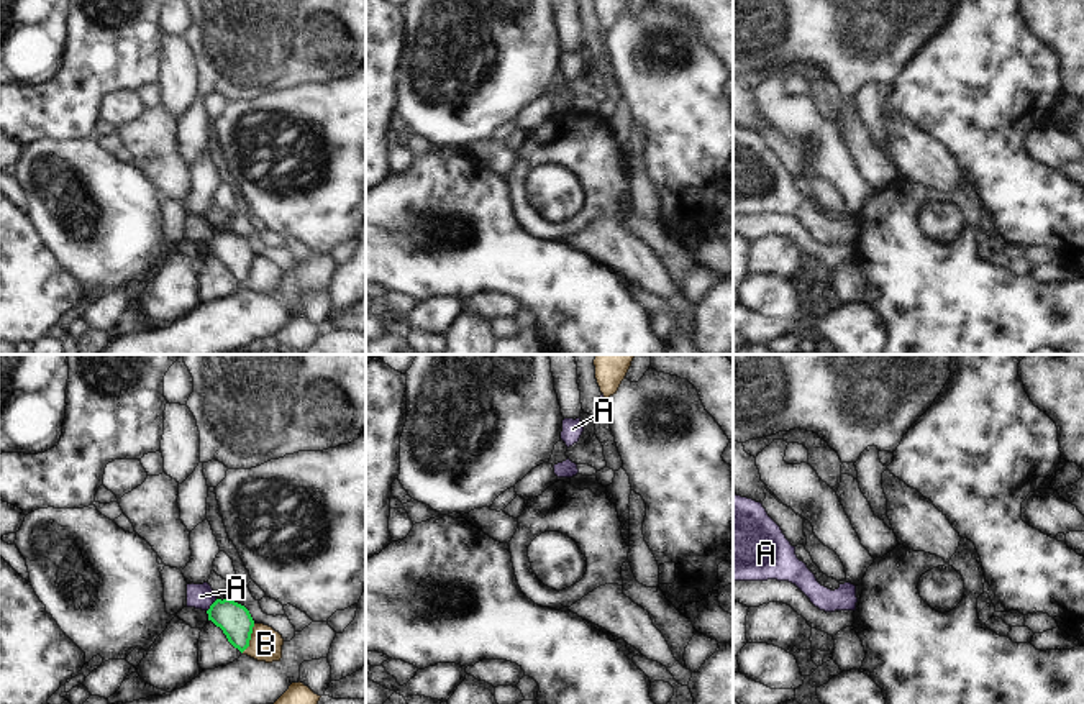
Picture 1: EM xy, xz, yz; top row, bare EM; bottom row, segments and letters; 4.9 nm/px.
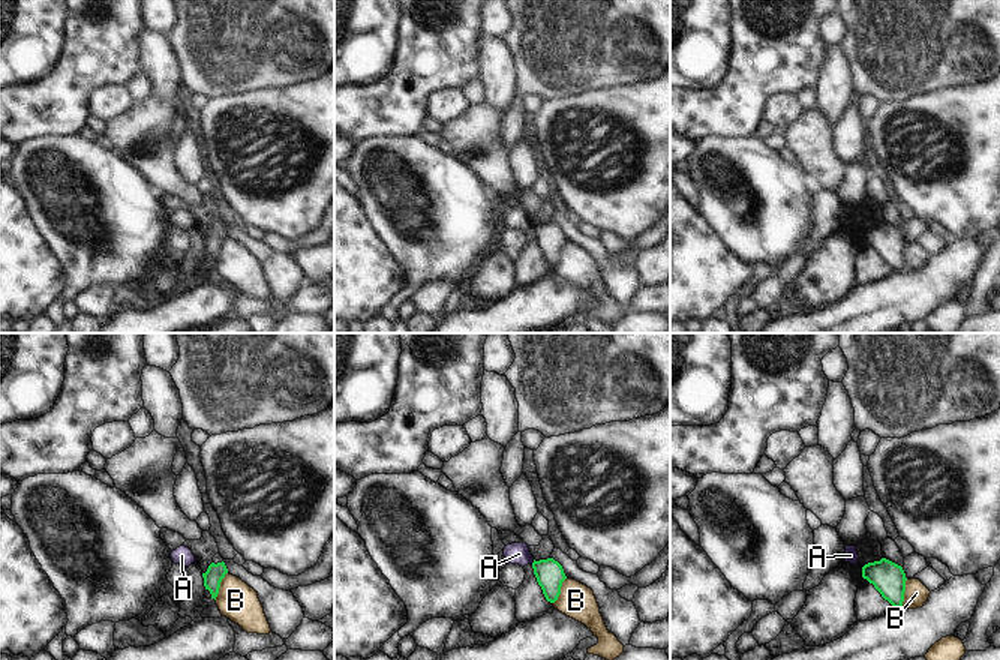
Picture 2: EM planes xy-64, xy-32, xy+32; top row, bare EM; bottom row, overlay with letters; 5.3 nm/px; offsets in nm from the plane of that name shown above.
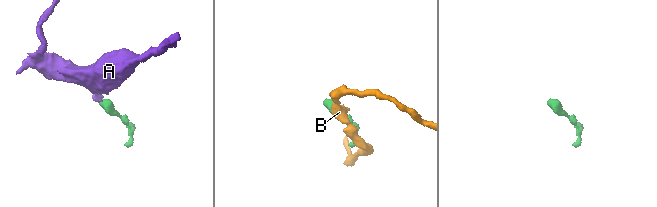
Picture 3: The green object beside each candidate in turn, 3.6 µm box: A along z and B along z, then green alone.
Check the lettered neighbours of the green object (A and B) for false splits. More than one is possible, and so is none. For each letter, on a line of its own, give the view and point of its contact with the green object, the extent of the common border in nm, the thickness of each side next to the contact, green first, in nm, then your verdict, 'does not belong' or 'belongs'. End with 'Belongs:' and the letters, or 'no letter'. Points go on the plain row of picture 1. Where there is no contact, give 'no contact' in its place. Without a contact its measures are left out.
A: meets green in xy at (210, 238); contact 80 nm long; 160 nm thick on the green side, 130 nm on the other; does not belong
B: meets green in xy at (250, 271); contact 160 nm long; 160 nm thick on the green side, 160 nm on the other; does not belong
Belongs: no letter

